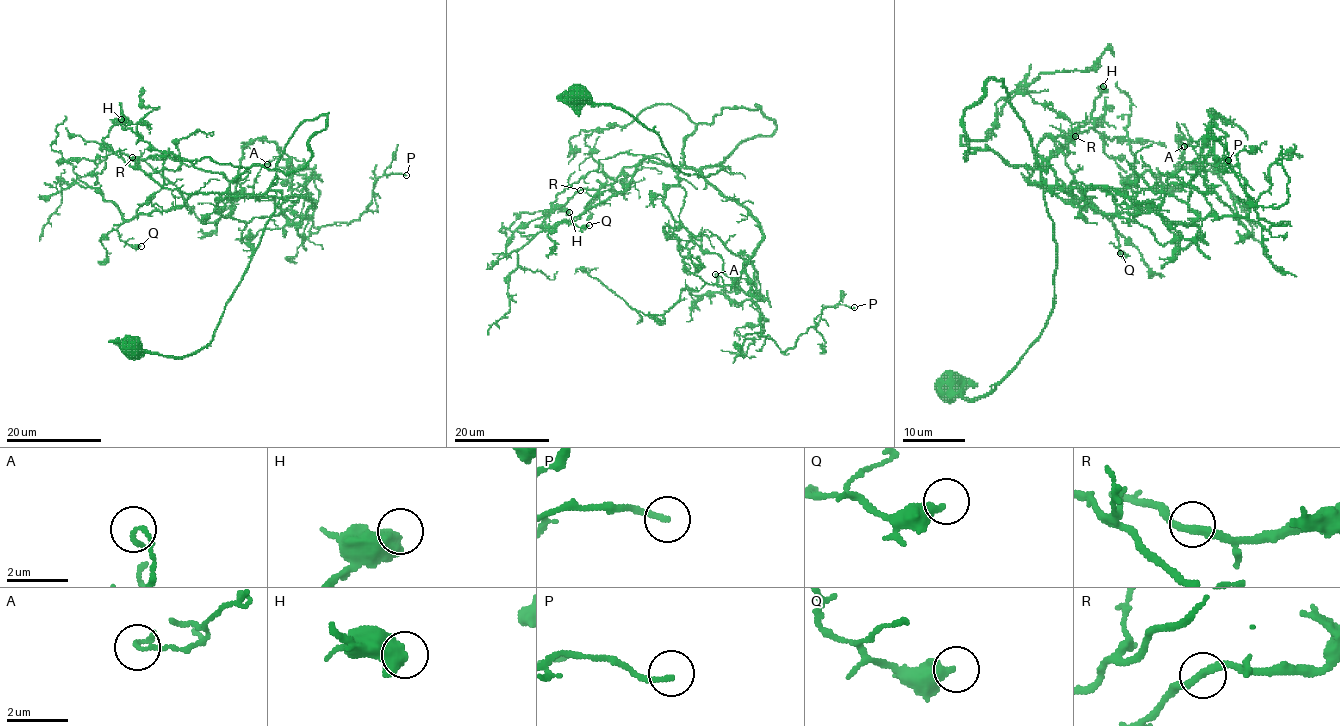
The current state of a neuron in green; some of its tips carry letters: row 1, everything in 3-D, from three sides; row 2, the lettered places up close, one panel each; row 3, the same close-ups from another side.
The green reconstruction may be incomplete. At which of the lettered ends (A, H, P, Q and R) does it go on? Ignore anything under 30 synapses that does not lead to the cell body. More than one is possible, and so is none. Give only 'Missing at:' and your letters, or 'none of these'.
Missing at: H, P

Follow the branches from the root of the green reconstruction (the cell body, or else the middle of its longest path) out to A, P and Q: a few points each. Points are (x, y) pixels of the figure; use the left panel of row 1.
A: (131, 345), (204, 348), (281, 194), (254, 195), (315, 206), (290, 223), (291, 168), (267, 164)
P: (131, 345), (210, 342), (281, 194), (254, 195), (305, 197), (290, 223), (348, 224), (379, 178), (406, 175)
Q: (131, 345), (174, 356), (207, 345), (281, 194), (194, 193), (176, 209), (137, 213), (117, 231), (141, 246)

